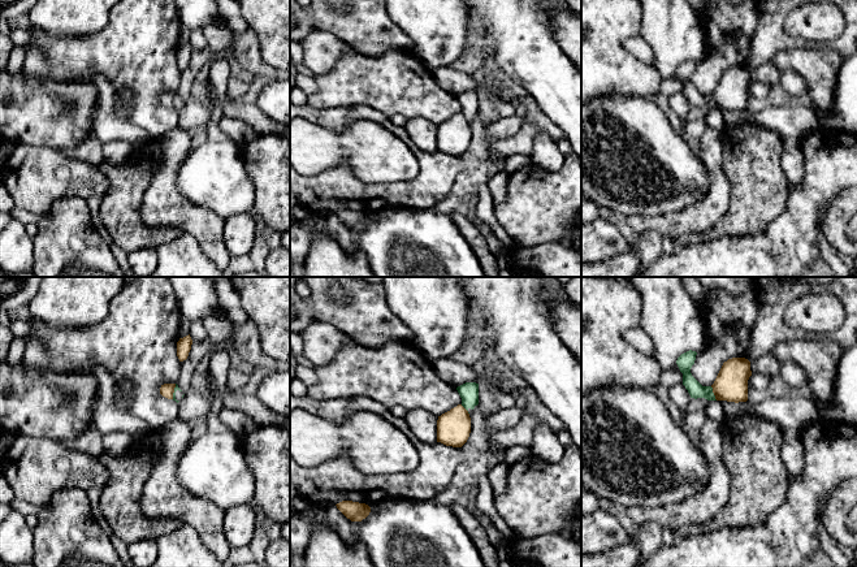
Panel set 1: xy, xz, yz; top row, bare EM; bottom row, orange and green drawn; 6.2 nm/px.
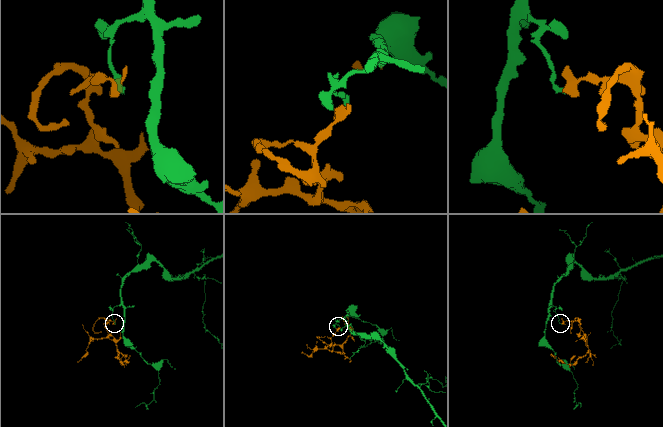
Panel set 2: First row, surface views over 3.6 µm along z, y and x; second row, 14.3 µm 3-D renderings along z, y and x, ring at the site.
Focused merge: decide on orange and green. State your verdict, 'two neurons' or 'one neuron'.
two neurons

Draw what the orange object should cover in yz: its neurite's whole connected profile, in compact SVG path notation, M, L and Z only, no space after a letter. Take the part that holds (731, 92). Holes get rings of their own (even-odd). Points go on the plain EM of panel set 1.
M732 66L723 72L711 94L717 109L746 111L748 88L752 85L750 70L745 66Z

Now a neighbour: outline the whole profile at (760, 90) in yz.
M752 82L749 86L752 96L765 99L769 96L771 86L765 82Z

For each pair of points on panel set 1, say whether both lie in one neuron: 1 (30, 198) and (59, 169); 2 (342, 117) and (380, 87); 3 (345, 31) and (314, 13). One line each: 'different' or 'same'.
1: same
2: different
3: same

